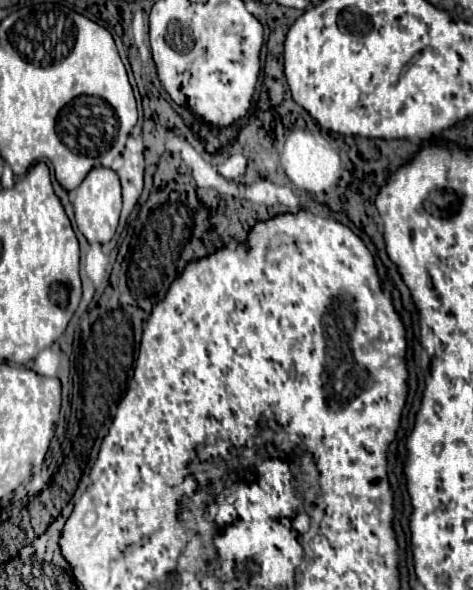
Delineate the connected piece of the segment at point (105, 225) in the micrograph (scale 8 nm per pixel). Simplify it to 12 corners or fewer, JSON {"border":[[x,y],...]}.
{"border":[[95,167],[77,187],[75,223],[89,243],[119,223],[117,173]]}

